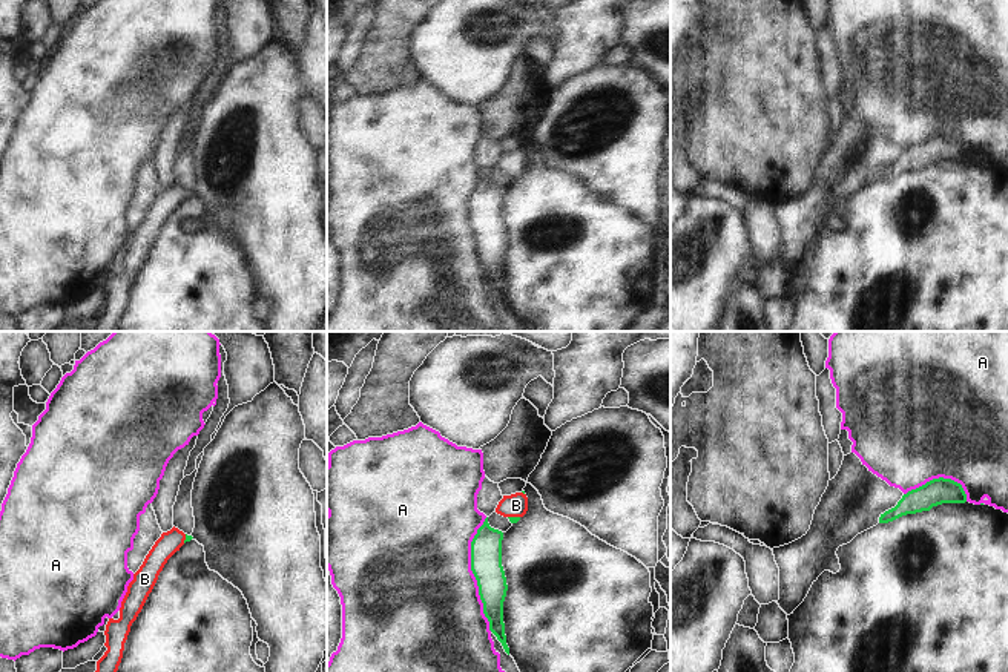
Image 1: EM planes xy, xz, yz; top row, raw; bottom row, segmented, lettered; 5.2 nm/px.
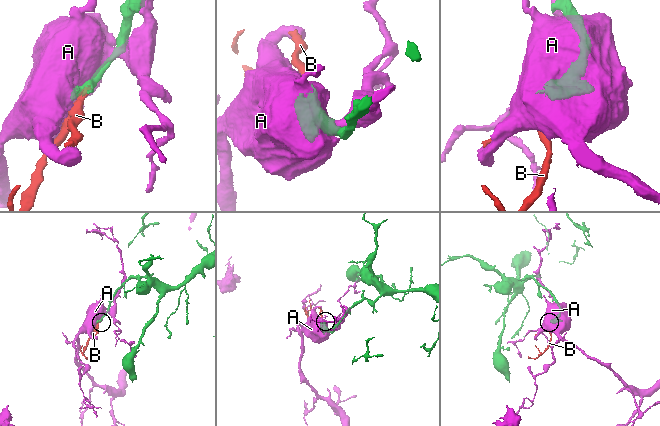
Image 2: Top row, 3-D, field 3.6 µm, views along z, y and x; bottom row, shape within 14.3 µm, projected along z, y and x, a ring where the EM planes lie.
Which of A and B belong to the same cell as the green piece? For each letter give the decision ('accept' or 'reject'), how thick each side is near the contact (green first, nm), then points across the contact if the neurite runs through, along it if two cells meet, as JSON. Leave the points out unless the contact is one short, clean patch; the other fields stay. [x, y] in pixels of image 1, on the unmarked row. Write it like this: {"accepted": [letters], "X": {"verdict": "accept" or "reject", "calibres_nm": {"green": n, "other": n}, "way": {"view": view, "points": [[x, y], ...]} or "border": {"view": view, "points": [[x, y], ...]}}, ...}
{"accepted": ["B"], "A": {"verdict": "reject", "calibres_nm": {"green": 160, "other": 500}}, "B": {"verdict": "accept", "calibres_nm": {"green": 30, "other": 130}, "way": {"view": "xz", "points": [[511, 175], [514, 174], [516, 161]]}}}

